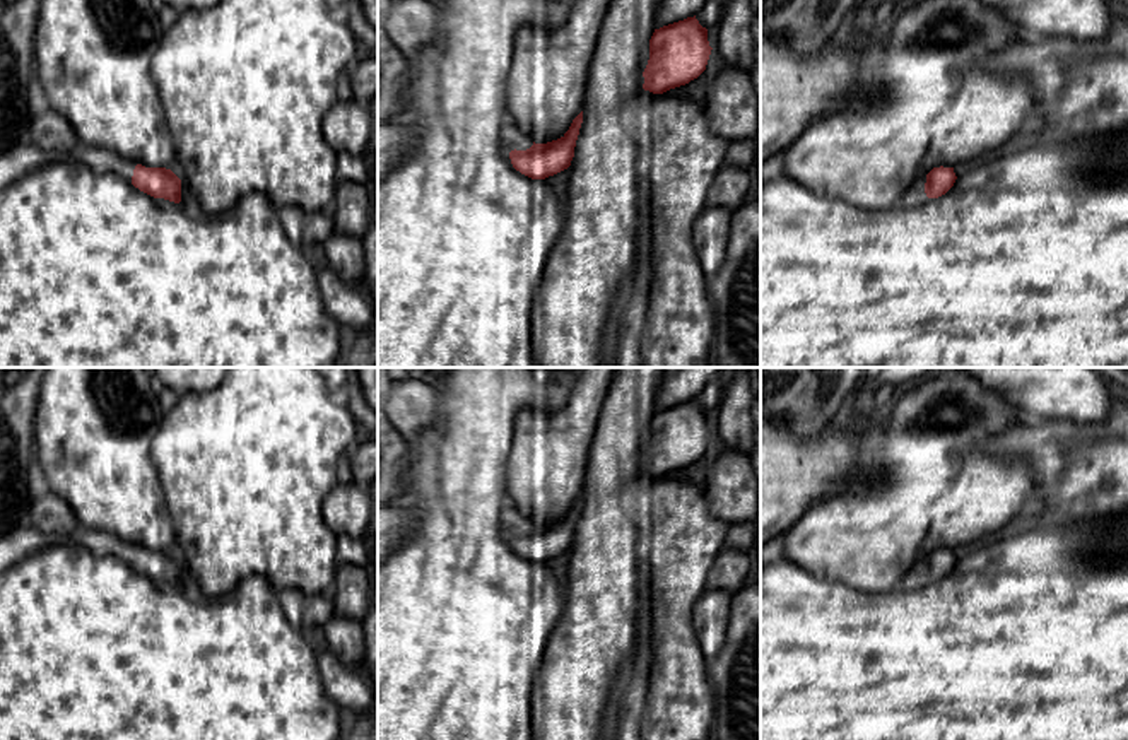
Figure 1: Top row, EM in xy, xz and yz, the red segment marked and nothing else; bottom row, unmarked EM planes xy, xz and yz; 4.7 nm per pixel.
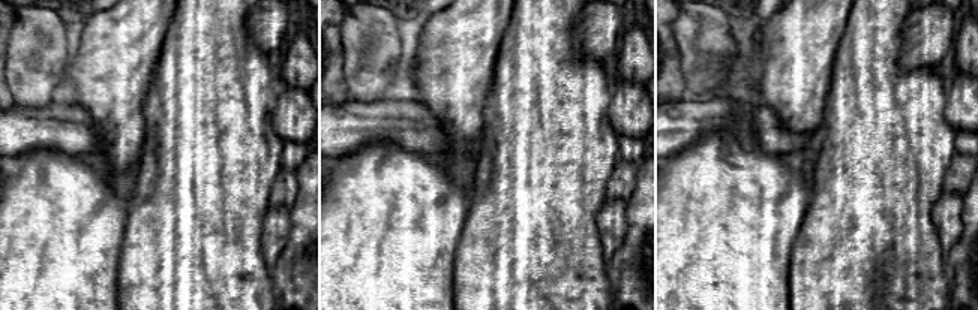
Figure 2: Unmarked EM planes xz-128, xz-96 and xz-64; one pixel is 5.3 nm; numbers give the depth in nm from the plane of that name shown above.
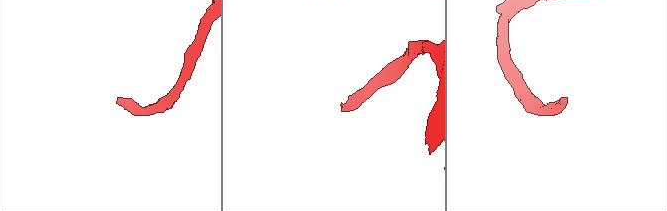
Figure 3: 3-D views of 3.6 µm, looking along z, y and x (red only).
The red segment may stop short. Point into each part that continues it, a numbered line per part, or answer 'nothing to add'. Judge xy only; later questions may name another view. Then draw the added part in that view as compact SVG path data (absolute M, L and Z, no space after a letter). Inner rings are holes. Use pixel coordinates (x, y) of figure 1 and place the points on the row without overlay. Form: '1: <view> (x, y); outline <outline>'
1: xy (19, 544); outline M26 523L0 537L0 573L58 542L82 545L96 555L116 555L126 564L132 564L137 549L108 532L79 526L72 535L46 535Z

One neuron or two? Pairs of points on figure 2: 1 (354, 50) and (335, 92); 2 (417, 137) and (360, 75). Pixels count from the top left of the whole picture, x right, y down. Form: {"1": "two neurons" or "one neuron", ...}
{"1": "two neurons", "2": "two neurons"}

